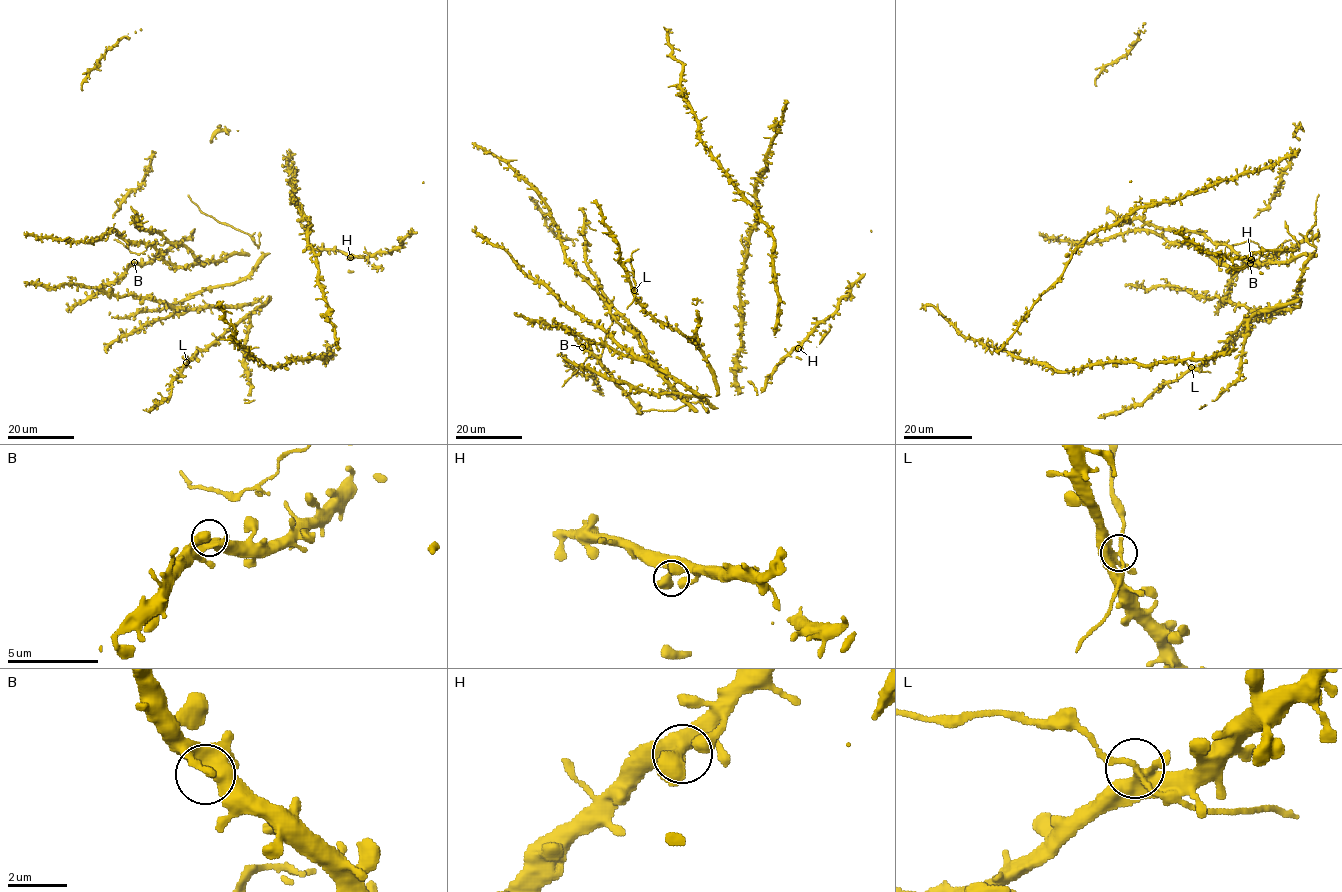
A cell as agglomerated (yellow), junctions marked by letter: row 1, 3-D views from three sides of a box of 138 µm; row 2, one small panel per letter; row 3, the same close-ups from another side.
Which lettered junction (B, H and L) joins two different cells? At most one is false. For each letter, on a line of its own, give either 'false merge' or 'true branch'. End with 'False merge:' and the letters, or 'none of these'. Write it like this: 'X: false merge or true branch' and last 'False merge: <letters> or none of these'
B: true branch
H: true branch
L: false merge
False merge: L

